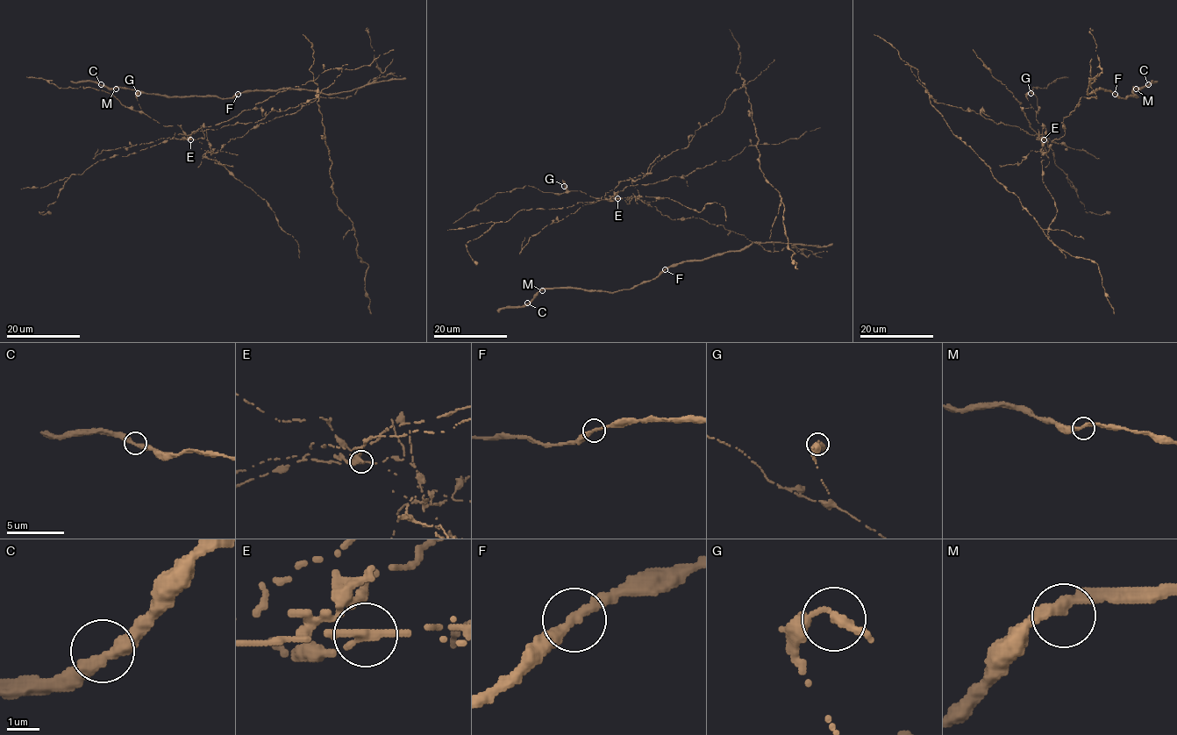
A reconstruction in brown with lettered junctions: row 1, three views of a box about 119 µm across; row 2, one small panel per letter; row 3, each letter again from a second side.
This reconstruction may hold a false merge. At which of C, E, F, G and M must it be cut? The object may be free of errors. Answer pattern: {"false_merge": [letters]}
{"false_merge": ["E"]}

